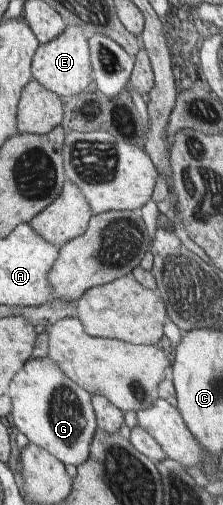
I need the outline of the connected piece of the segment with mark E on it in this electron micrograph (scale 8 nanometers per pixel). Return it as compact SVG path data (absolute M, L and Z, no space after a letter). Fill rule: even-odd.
M68 25L56 39L40 44L32 60L32 75L40 85L44 85L58 97L72 97L86 87L91 87L93 71L90 63L90 47L82 27Z

